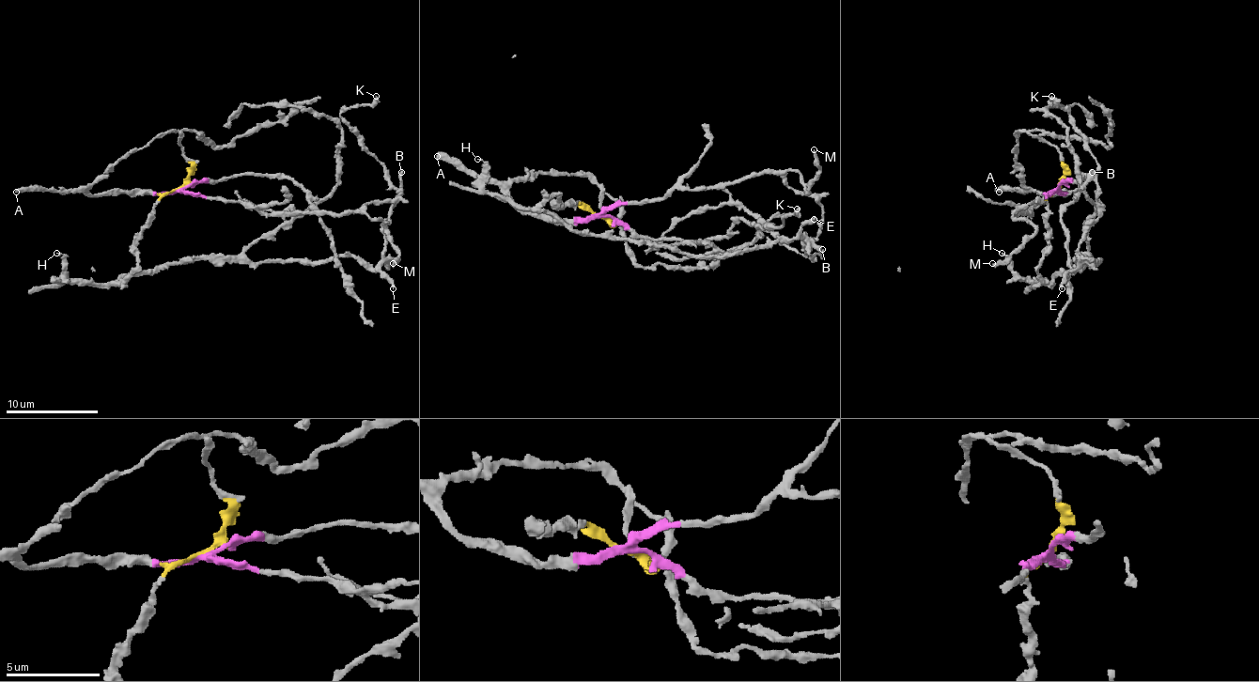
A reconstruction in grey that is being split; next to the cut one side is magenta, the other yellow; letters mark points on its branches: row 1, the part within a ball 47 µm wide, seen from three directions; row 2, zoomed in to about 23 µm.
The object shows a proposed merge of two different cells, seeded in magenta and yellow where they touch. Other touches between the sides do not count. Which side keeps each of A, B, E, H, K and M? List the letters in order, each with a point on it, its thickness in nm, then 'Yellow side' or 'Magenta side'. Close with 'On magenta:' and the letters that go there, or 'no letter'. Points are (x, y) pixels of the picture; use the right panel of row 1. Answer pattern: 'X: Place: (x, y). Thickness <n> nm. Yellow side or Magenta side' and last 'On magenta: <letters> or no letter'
A: Place: (999, 192). Thickness 460 nm. Magenta side
B: Place: (1092, 172). Thickness 280 nm. Yellow side
E: Place: (1062, 288). Thickness 300 nm. Yellow side
H: Place: (1002, 253). Thickness 120 nm. Yellow side
K: Place: (1051, 96). Thickness 380 nm. Magenta side
M: Place: (992, 263). Thickness 280 nm. Magenta side
On magenta: A, K, M

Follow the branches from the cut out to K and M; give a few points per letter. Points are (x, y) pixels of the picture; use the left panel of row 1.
K: (181, 188), (265, 213), (358, 213), (392, 201), (401, 193), (341, 116), (376, 95)
M: (181, 188), (198, 197), (246, 201), (265, 213), (365, 213), (379, 218), (396, 253), (392, 264)

